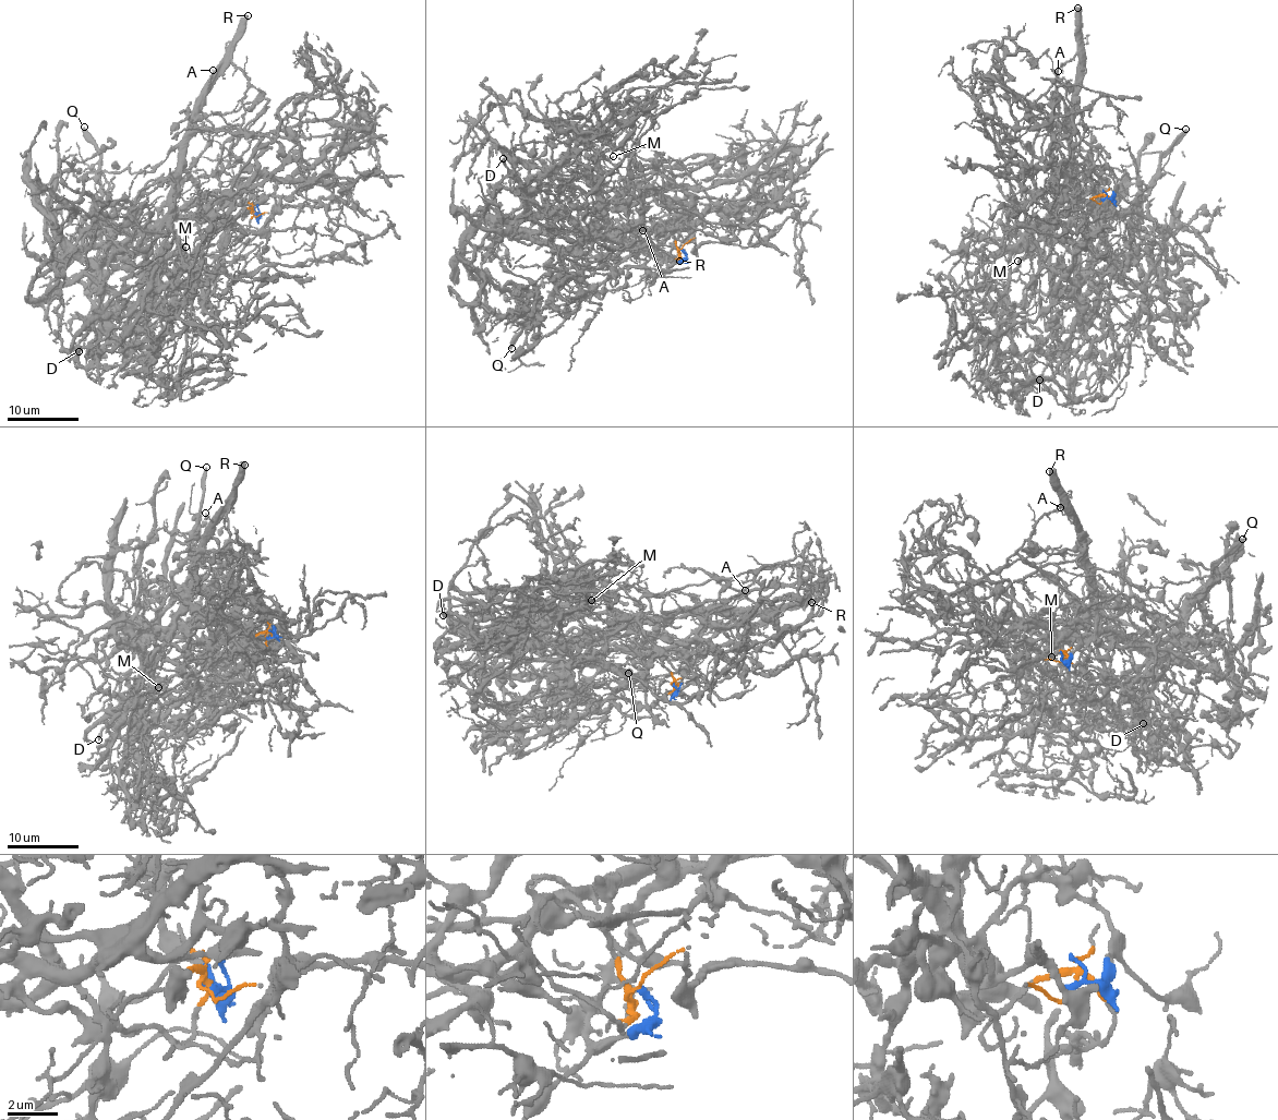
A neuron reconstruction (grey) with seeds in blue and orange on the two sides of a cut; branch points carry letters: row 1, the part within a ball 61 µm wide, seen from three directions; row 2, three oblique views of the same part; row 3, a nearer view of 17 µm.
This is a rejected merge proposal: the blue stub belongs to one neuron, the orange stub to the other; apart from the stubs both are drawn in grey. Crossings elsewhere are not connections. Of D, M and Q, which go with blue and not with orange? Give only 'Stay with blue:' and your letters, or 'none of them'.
Stay with blue: D, Q

